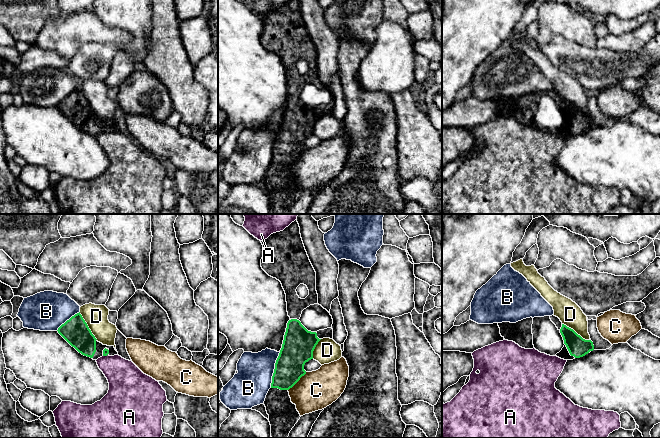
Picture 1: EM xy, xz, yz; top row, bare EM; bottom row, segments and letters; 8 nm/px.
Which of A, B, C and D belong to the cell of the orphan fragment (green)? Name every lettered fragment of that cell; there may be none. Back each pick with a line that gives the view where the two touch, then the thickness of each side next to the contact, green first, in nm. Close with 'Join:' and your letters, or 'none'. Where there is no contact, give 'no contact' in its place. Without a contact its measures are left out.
Join: none

